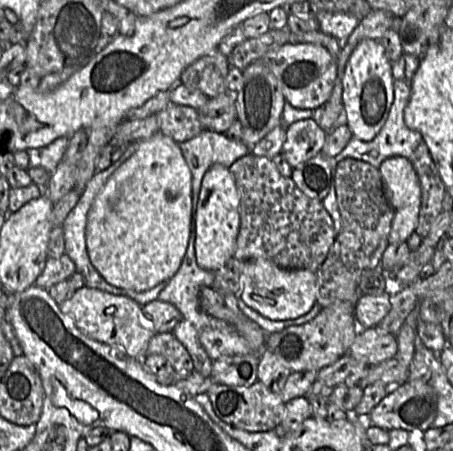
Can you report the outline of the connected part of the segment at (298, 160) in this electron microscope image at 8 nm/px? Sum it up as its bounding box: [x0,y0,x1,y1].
[280,119,327,169]

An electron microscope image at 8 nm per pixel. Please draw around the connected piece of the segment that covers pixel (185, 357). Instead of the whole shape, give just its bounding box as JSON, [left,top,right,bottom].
[147,332,194,373]

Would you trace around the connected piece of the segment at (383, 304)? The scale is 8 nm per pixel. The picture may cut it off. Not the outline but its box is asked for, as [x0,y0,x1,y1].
[354,291,391,328]

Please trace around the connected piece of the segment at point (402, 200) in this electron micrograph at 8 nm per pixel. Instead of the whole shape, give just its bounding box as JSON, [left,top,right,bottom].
[380,156,421,243]

